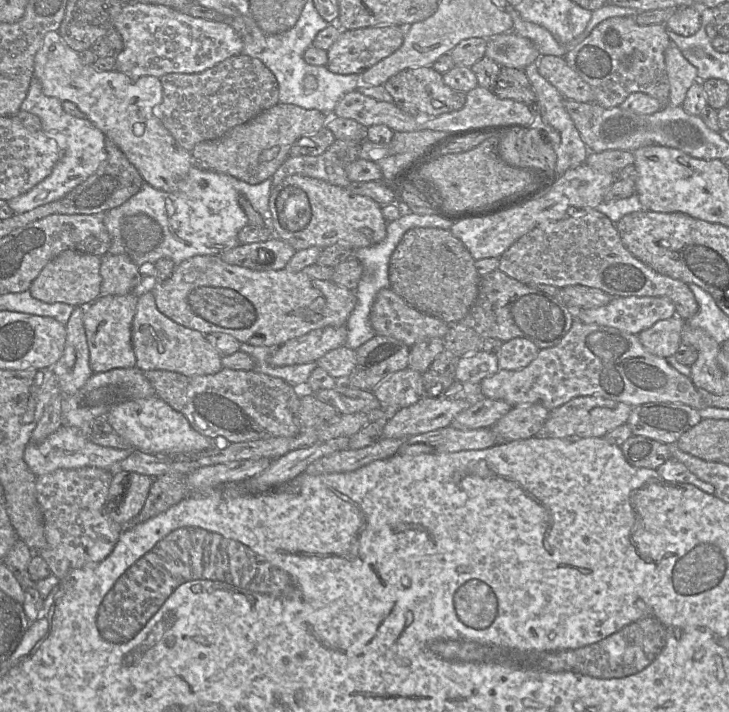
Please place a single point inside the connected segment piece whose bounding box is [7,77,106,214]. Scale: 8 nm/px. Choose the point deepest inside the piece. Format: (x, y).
(83, 145)

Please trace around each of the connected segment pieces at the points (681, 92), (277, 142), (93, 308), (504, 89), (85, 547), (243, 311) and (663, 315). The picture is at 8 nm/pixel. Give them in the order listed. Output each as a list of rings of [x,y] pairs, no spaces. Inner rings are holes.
[[[674,43],[665,50],[664,58],[670,85],[669,105],[682,106],[688,89],[698,80],[697,69],[684,58]]]
[[[277,103],[250,121],[232,128],[223,137],[199,142],[191,153],[212,171],[230,175],[249,184],[259,184],[272,177],[289,156],[291,146],[299,137],[316,133],[330,117],[317,109]]]
[[[135,292],[120,296],[99,296],[85,307],[84,328],[90,352],[89,364],[93,373],[137,367],[132,346],[132,324],[137,300],[138,295]]]
[[[501,67],[491,91],[500,99],[512,99],[530,107],[535,103],[532,85],[521,69]]]
[[[97,467],[57,469],[36,477],[37,500],[44,516],[47,546],[39,555],[59,580],[70,571],[107,558],[115,548],[124,525],[103,513],[114,470]]]
[[[197,255],[184,260],[183,262],[175,266],[170,277],[165,280],[157,280],[151,292],[154,295],[158,310],[166,317],[181,326],[197,330],[204,335],[208,335],[214,332],[222,332],[232,335],[241,344],[247,343],[254,346],[269,347],[279,347],[285,342],[307,334],[308,332],[315,329],[320,329],[327,326],[345,325],[357,302],[355,291],[336,285],[332,281],[319,280],[310,277],[303,271],[291,272],[285,268],[281,270],[257,271],[242,266],[228,264],[224,262],[219,255]]]
[[[617,296],[604,306],[572,311],[575,320],[635,335],[676,314],[670,299],[655,296]]]

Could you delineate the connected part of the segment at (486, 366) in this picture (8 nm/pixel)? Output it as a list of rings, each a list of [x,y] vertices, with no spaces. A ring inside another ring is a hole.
[[[481,350],[459,358],[455,380],[480,383],[484,378],[495,374],[499,370],[497,354]]]

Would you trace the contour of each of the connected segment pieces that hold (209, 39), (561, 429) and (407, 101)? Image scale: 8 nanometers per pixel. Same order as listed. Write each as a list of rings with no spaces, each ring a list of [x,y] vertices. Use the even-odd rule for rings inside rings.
[[[125,3],[114,29],[123,40],[123,50],[115,55],[116,70],[132,79],[203,72],[231,56],[241,54],[243,48],[241,38],[229,24],[193,17],[158,4]]]
[[[578,396],[550,411],[540,435],[553,438],[578,440],[588,437],[604,437],[614,428],[627,422],[633,407],[601,396]]]
[[[432,66],[409,68],[390,77],[384,84],[396,106],[415,117],[436,117],[461,109],[466,101],[466,93],[456,91],[442,80],[442,74]]]

